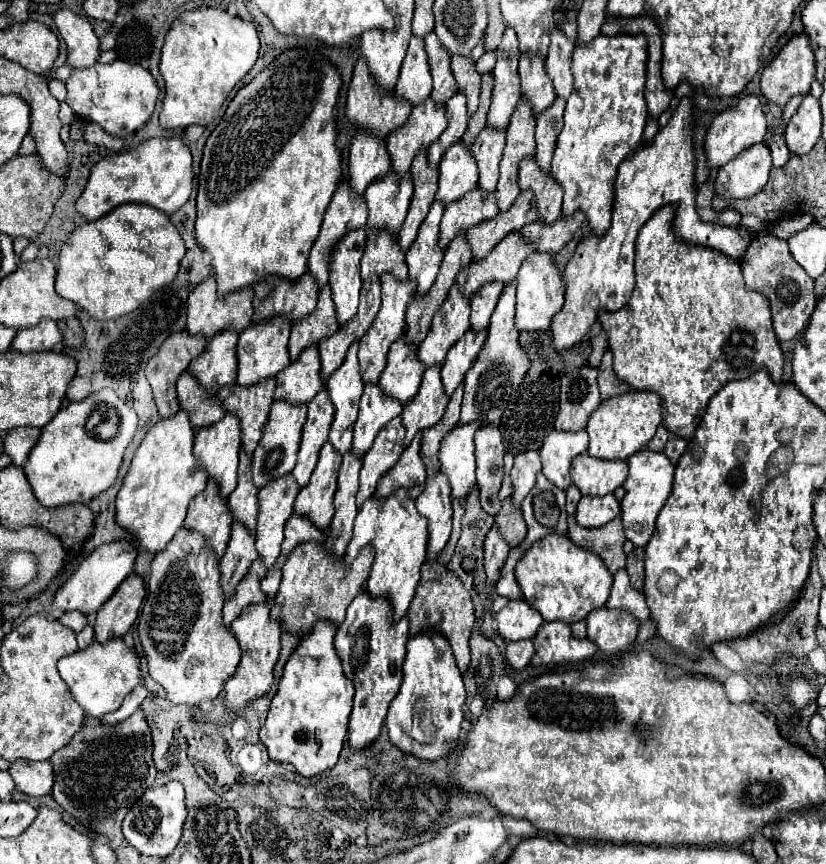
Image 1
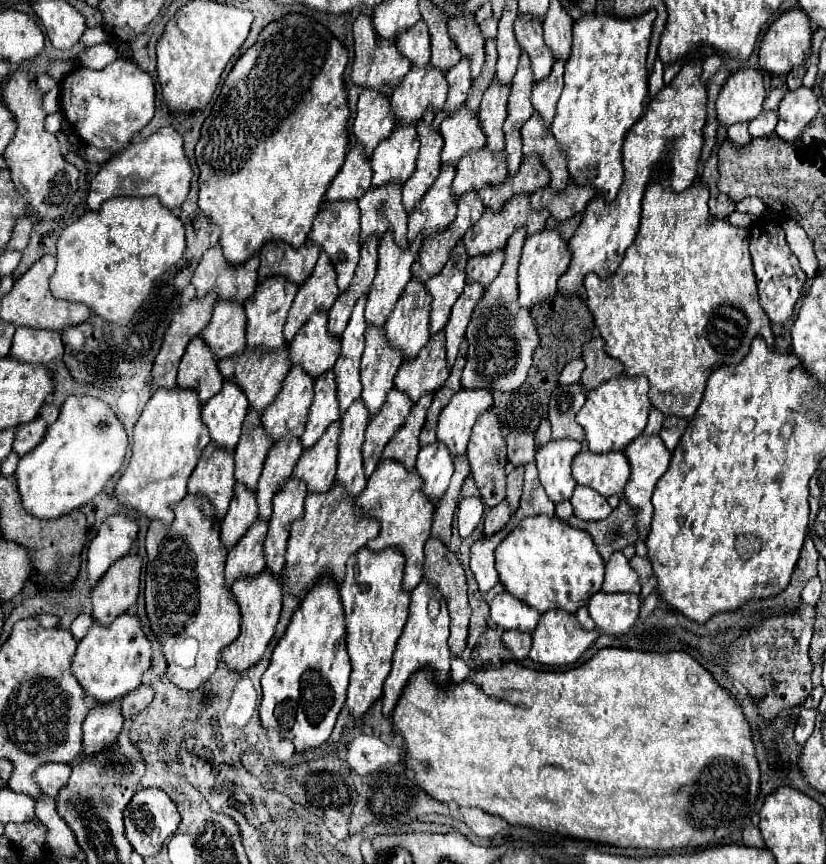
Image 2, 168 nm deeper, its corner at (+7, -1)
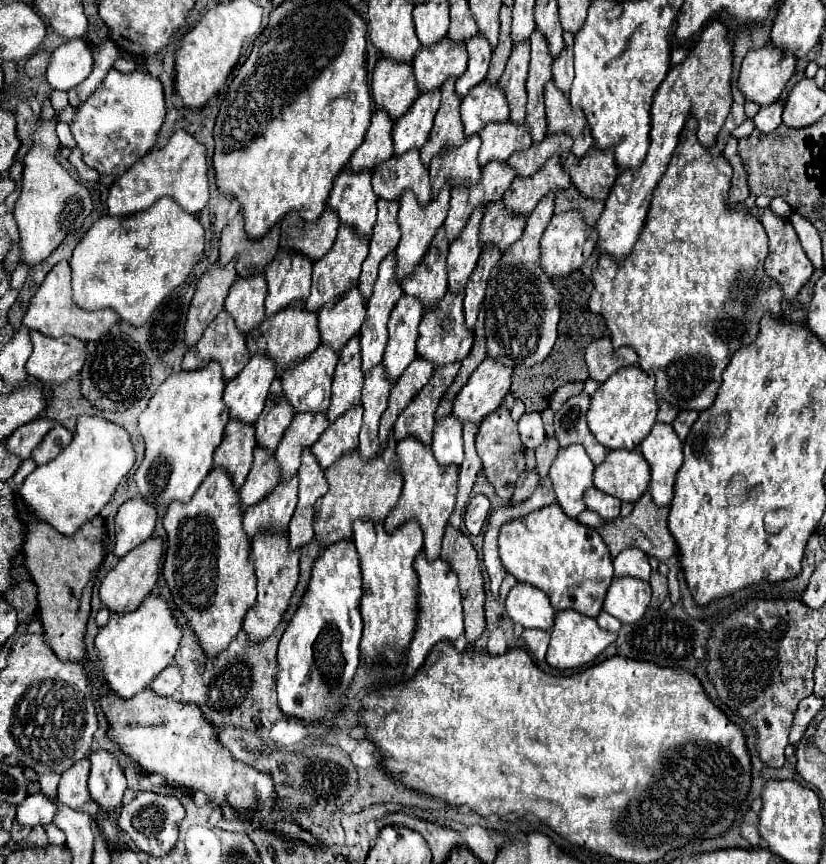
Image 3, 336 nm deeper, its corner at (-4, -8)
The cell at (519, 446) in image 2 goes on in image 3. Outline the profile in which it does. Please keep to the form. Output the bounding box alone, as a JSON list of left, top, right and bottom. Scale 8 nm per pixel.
[519,413,545,449]

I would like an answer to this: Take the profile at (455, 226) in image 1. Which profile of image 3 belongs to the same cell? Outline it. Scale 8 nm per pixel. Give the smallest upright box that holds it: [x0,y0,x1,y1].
[479,123,533,167]

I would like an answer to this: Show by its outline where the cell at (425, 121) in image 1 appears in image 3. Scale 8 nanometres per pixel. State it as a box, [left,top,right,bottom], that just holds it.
[413,39,467,93]

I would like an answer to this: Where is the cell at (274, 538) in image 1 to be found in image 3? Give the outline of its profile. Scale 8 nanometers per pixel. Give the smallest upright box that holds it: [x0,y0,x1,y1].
[277,415,327,481]

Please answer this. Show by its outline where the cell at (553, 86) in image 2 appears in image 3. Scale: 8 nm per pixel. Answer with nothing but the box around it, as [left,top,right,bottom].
[553,33,573,95]

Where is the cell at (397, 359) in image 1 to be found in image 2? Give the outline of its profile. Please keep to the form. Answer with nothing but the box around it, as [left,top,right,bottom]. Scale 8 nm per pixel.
[386,280,430,360]

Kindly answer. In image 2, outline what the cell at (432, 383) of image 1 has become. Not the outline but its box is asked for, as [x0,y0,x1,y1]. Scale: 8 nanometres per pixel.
[394,330,448,402]

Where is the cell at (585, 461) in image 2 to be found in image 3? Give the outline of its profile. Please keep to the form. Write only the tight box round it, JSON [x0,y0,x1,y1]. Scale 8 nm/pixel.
[593,449,649,503]

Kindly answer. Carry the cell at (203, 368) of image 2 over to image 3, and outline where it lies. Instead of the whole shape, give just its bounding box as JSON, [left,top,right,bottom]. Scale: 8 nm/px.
[183,311,249,383]

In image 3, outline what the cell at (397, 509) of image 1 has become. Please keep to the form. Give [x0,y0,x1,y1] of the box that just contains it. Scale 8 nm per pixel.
[385,439,459,561]

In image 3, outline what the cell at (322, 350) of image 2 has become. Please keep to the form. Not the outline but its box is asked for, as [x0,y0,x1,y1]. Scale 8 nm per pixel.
[317,287,367,353]

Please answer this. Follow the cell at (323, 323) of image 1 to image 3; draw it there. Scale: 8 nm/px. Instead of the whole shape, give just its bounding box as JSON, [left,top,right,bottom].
[305,227,367,313]

